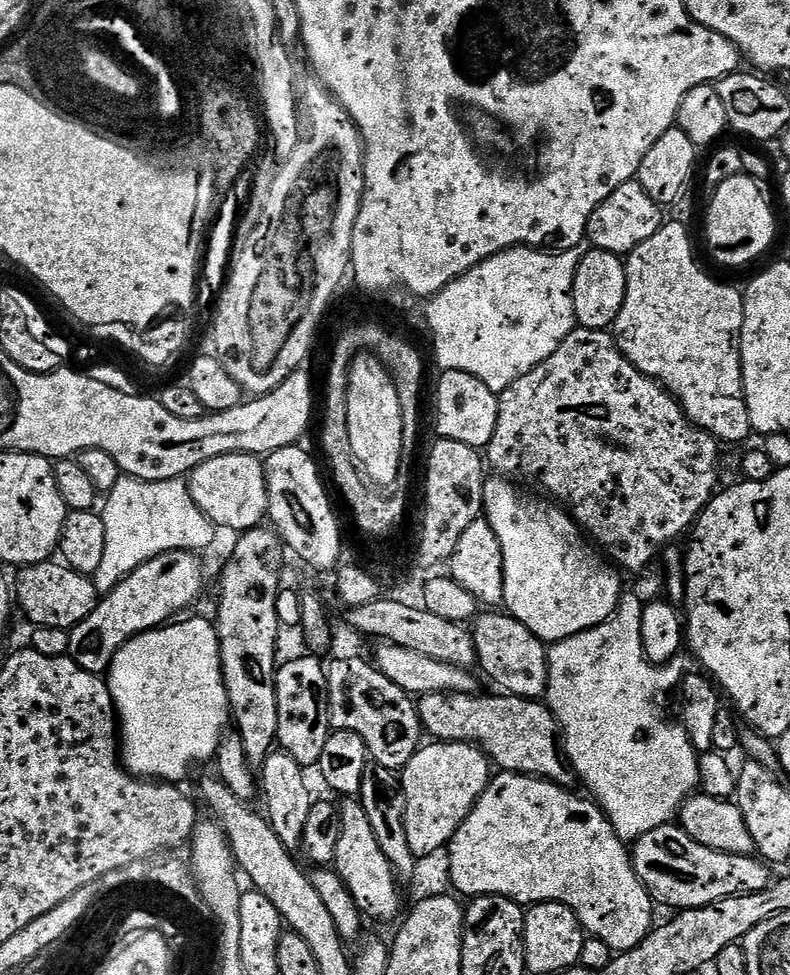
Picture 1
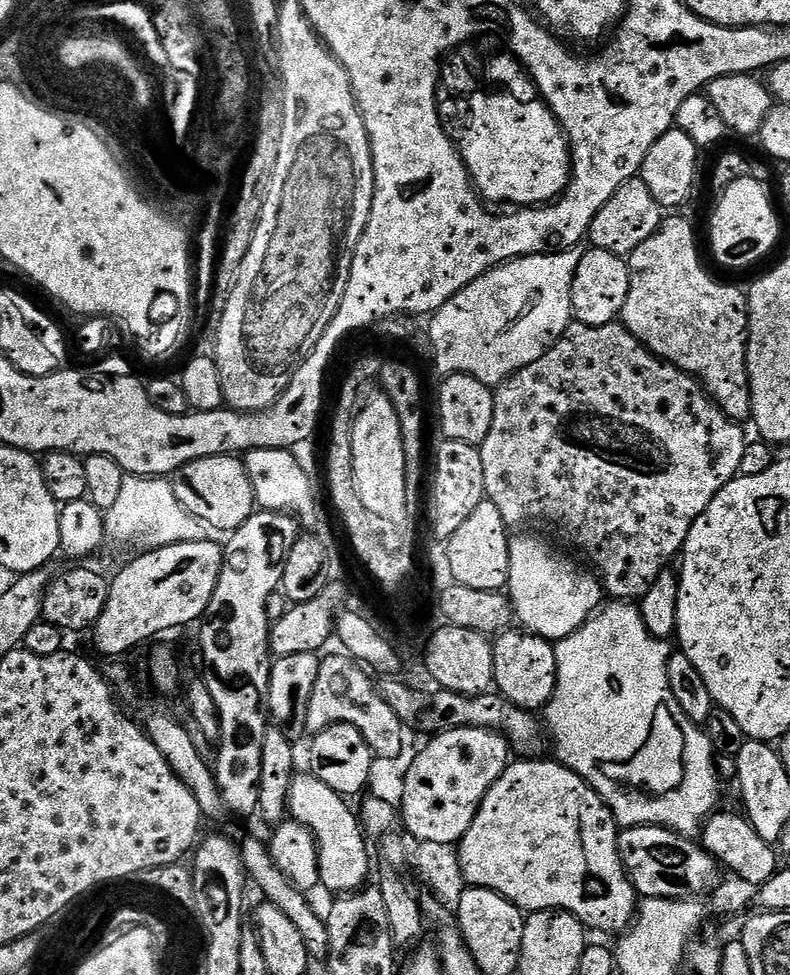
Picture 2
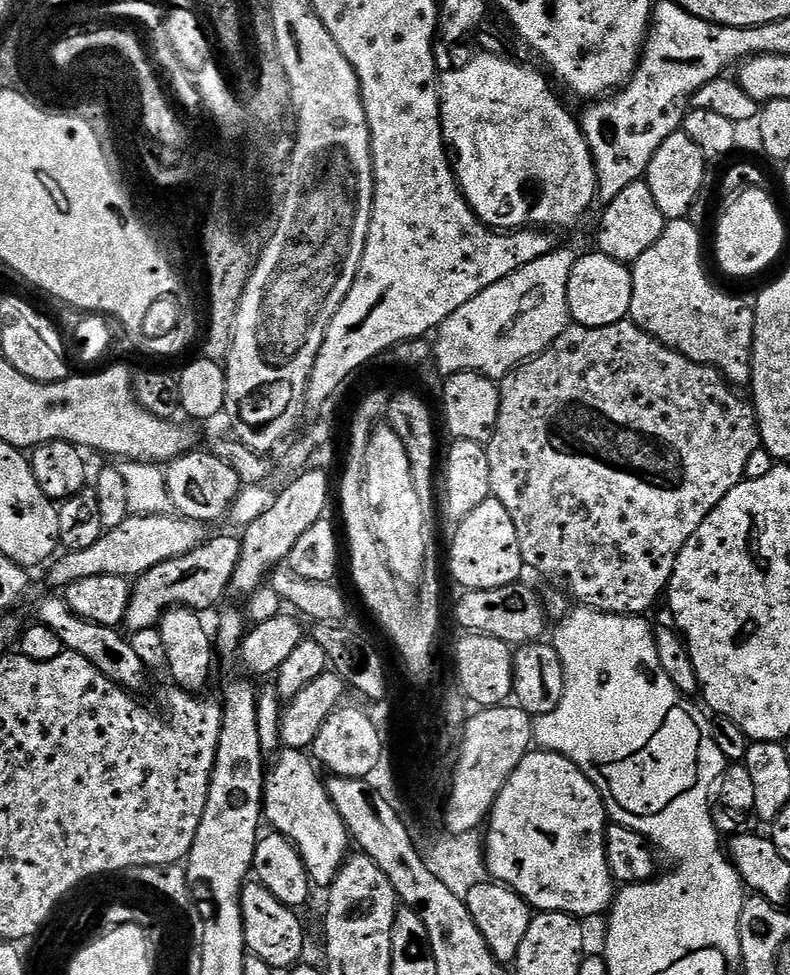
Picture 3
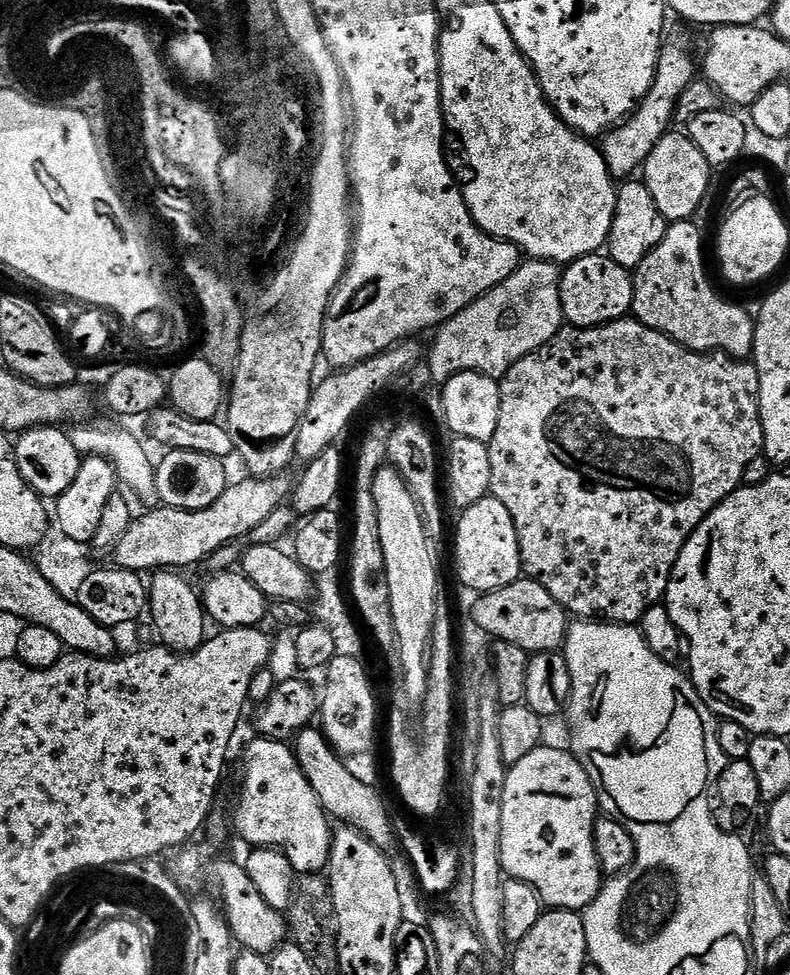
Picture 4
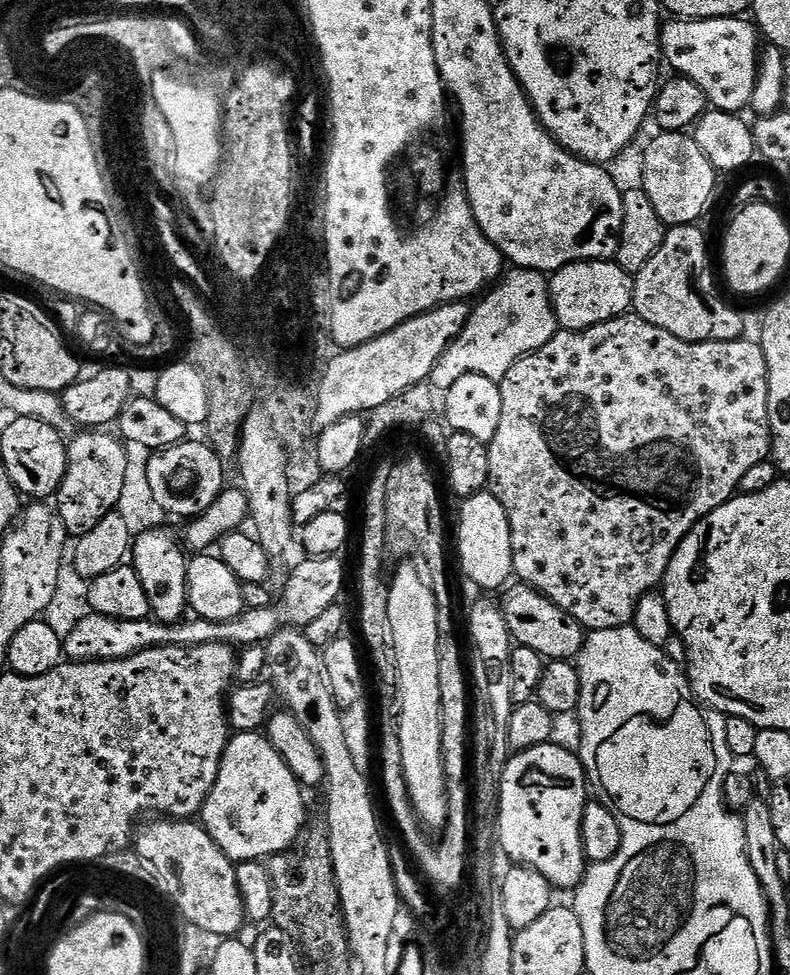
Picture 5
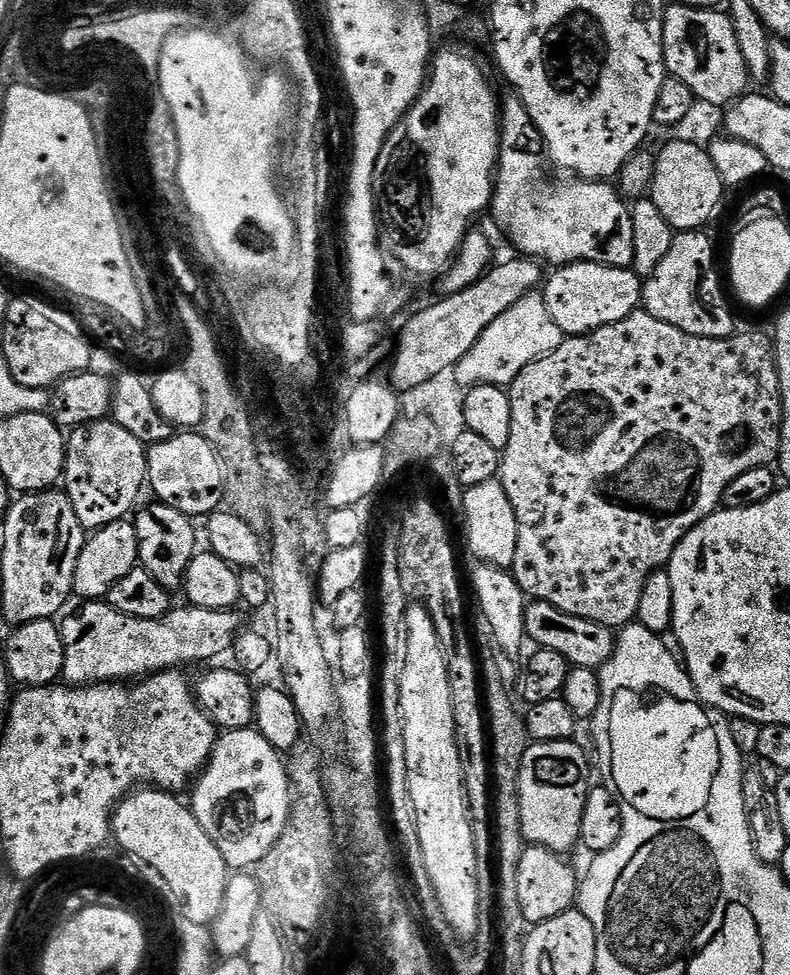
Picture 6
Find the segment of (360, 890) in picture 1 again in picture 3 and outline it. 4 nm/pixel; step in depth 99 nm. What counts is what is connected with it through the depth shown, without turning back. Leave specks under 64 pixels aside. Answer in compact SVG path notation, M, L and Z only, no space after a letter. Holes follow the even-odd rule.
M284 748L276 758L276 765L273 768L271 765L264 781L263 819L267 823L269 820L271 827L300 851L313 885L317 889L327 890L332 887L333 880L340 873L341 864L349 855L348 828L342 822L338 810L334 810L327 783L323 779L320 781L321 773L307 751Z

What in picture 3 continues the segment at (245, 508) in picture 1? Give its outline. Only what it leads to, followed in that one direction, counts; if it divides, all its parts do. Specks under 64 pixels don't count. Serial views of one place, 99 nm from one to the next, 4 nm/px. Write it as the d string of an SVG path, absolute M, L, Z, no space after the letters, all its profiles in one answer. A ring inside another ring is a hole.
M193 450L179 456L167 465L164 477L166 490L172 499L173 509L179 515L201 522L220 520L229 515L232 503L242 487L240 476L222 458L212 455L211 451Z

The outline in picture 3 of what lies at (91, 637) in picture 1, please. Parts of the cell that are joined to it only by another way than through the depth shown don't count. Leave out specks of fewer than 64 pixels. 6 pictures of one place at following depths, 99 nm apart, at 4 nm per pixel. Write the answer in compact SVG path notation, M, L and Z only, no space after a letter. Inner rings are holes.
M234 535L216 536L205 539L194 550L156 566L135 577L132 584L132 597L124 615L127 631L144 632L147 628L155 629L161 616L170 608L186 607L193 610L212 608L229 591L232 575L238 566L240 541Z

